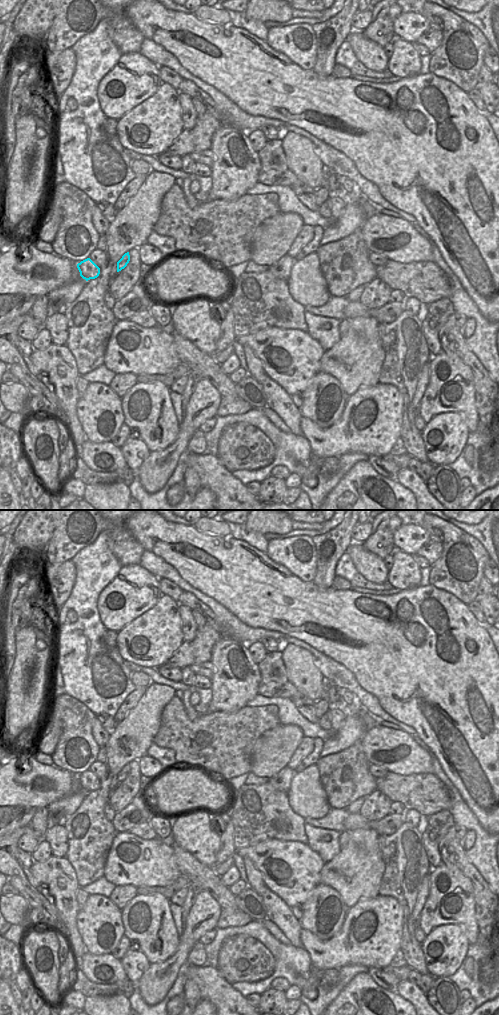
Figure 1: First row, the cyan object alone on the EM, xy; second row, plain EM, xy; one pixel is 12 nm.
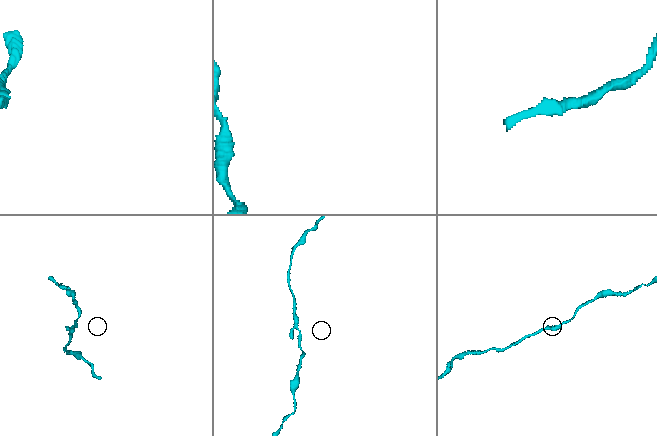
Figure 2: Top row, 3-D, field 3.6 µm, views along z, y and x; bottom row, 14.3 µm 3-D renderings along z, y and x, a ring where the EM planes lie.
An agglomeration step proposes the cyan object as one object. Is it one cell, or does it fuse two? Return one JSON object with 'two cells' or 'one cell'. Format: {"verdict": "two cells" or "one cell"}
{"verdict": "one cell"}

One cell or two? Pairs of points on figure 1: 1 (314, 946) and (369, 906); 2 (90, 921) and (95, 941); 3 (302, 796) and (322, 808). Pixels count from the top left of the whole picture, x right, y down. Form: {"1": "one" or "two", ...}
{"1": "one", "2": "one", "3": "one"}

